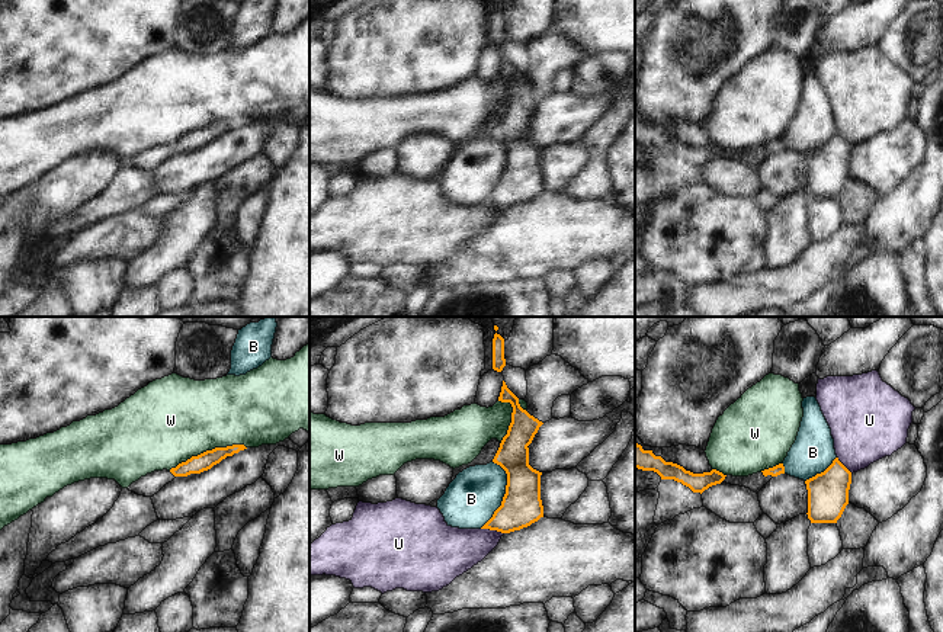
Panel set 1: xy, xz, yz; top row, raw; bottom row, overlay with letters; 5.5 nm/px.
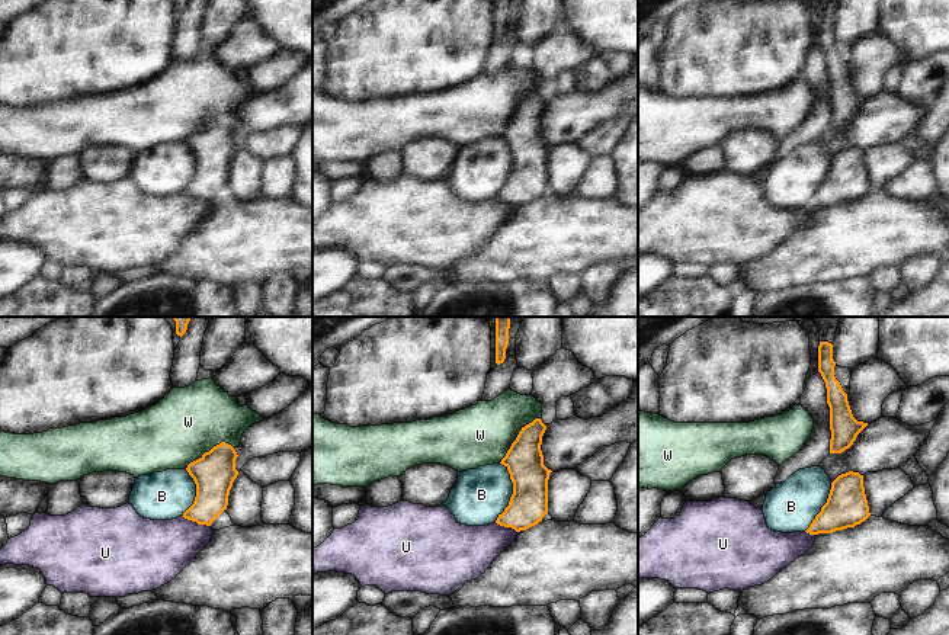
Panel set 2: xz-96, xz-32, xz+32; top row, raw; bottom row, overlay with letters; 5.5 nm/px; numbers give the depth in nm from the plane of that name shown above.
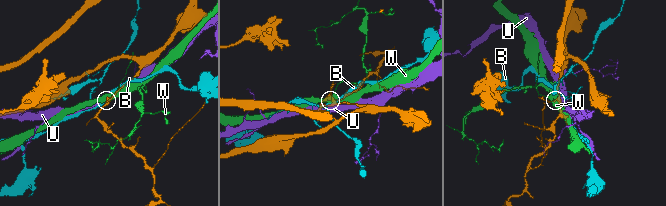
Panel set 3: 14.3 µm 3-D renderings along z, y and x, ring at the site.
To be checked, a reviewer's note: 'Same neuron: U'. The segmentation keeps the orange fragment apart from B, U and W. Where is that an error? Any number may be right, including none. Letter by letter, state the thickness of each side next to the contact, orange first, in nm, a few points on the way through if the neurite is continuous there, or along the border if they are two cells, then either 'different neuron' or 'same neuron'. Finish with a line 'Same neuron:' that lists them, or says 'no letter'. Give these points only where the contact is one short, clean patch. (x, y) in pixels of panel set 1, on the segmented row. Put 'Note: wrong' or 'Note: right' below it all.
B: 220/300 nm | different neuron
U: 220/260 nm | different neuron
W: 100/460 nm | different neuron
Same neuron: no letter
Note: wrong

